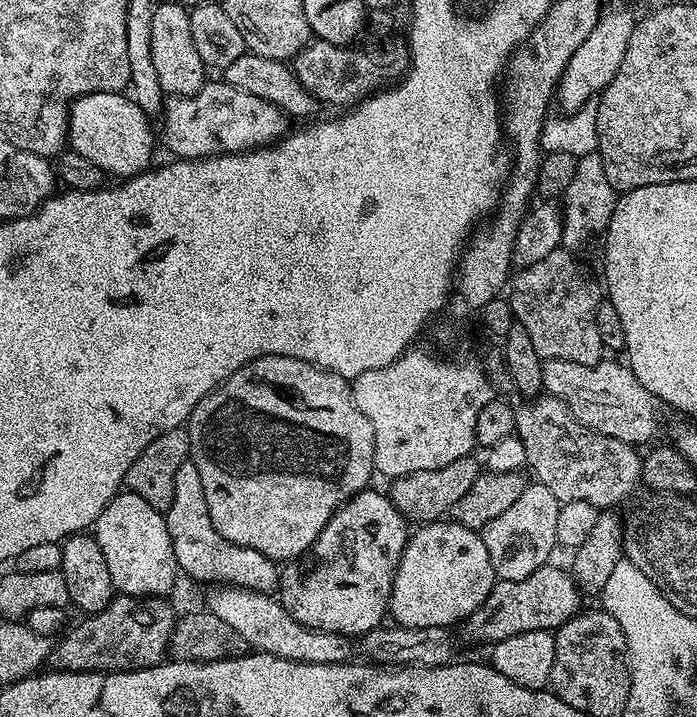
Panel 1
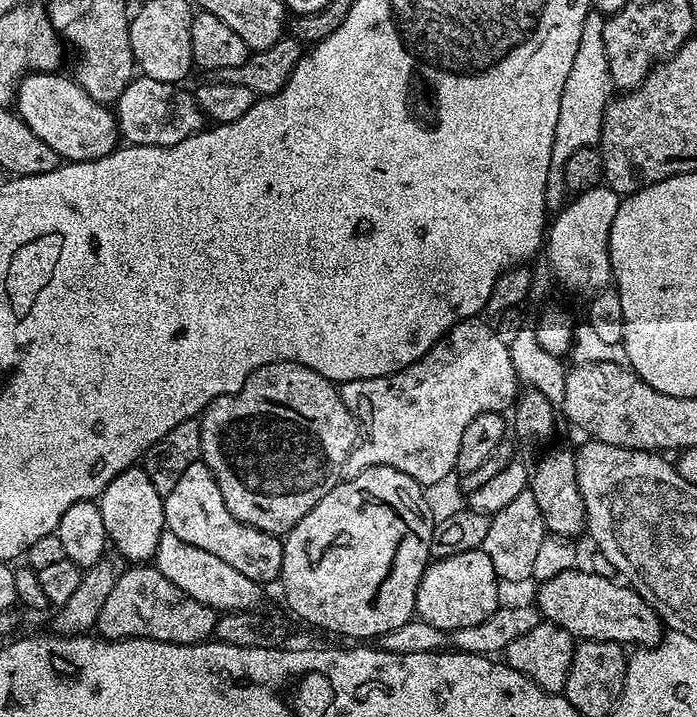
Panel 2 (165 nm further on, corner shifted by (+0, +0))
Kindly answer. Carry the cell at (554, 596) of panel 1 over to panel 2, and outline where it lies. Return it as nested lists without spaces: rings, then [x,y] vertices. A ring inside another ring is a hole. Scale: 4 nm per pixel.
[[[579,567],[556,574],[543,581],[536,592],[535,607],[549,624],[562,626],[577,641],[597,640],[625,646],[659,644],[666,628],[660,616],[636,592],[635,588],[619,579],[599,576],[596,572],[580,572]]]

